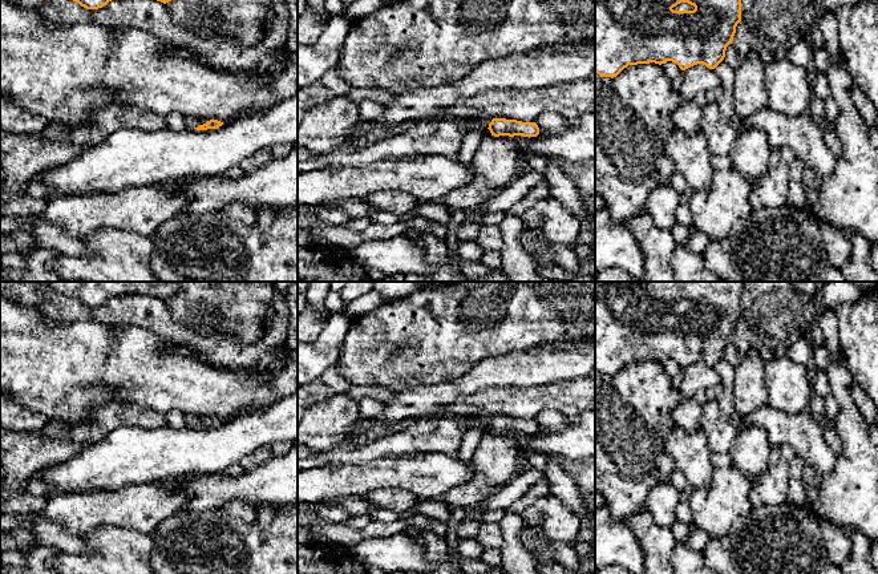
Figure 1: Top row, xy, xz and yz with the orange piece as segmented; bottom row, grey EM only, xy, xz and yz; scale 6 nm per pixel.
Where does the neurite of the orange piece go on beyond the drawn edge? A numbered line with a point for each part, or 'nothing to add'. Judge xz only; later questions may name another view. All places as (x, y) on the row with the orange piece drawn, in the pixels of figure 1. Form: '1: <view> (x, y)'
1: xz (496, 164)

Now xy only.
1: xy (191, 122)

